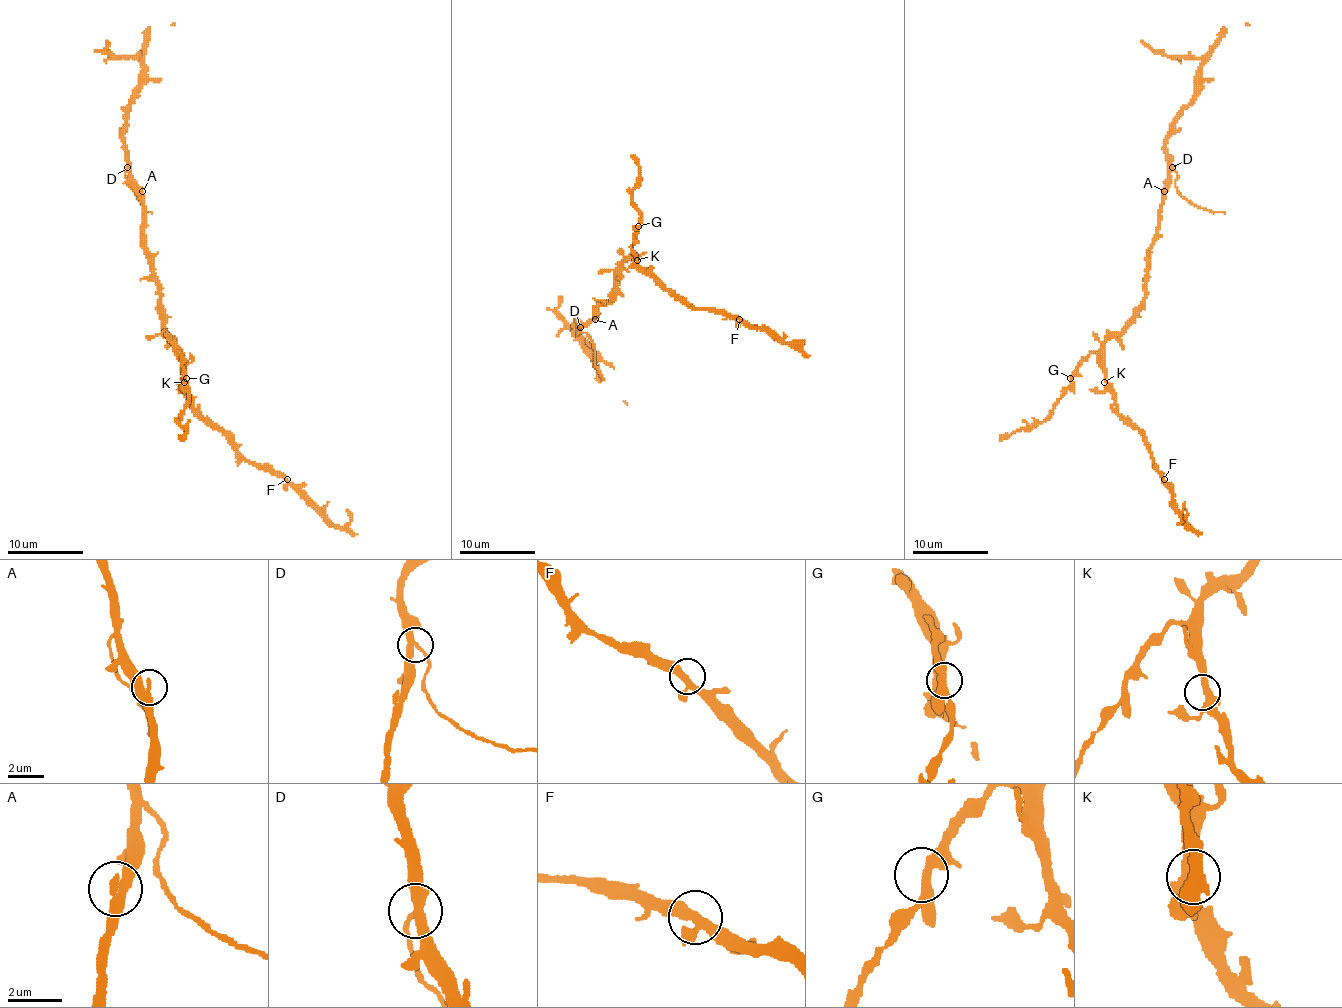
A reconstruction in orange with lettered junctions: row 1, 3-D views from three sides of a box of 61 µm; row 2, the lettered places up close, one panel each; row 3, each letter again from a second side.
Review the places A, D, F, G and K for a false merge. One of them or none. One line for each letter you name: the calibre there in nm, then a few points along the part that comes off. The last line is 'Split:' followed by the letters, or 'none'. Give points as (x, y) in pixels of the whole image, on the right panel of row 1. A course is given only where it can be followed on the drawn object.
D: 300 nm | (1171, 168), (1177, 174), (1175, 185), (1183, 197), (1194, 204), (1225, 214)
Split: D

